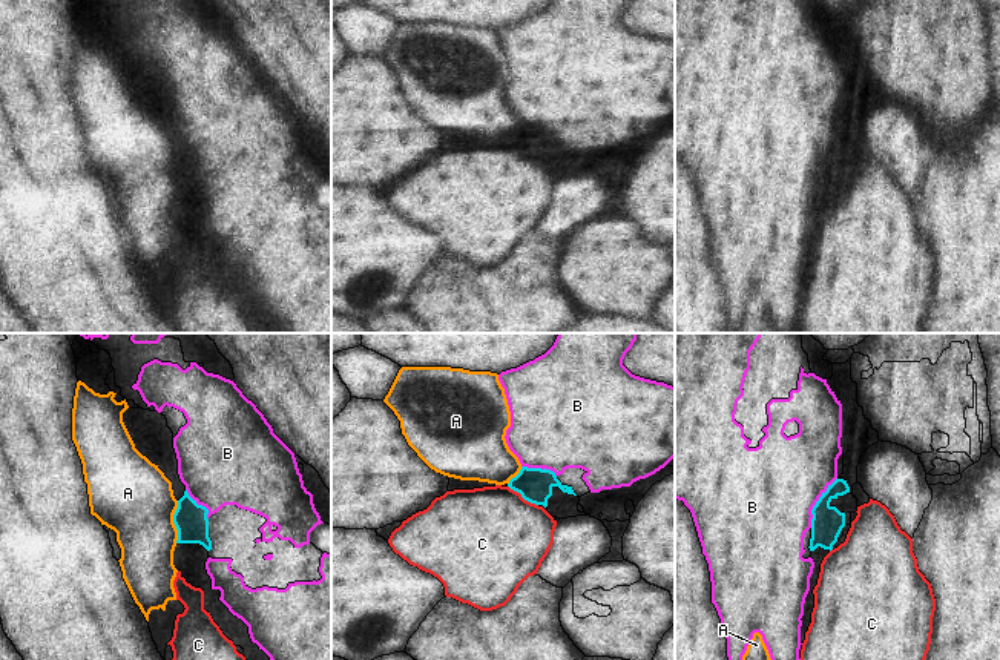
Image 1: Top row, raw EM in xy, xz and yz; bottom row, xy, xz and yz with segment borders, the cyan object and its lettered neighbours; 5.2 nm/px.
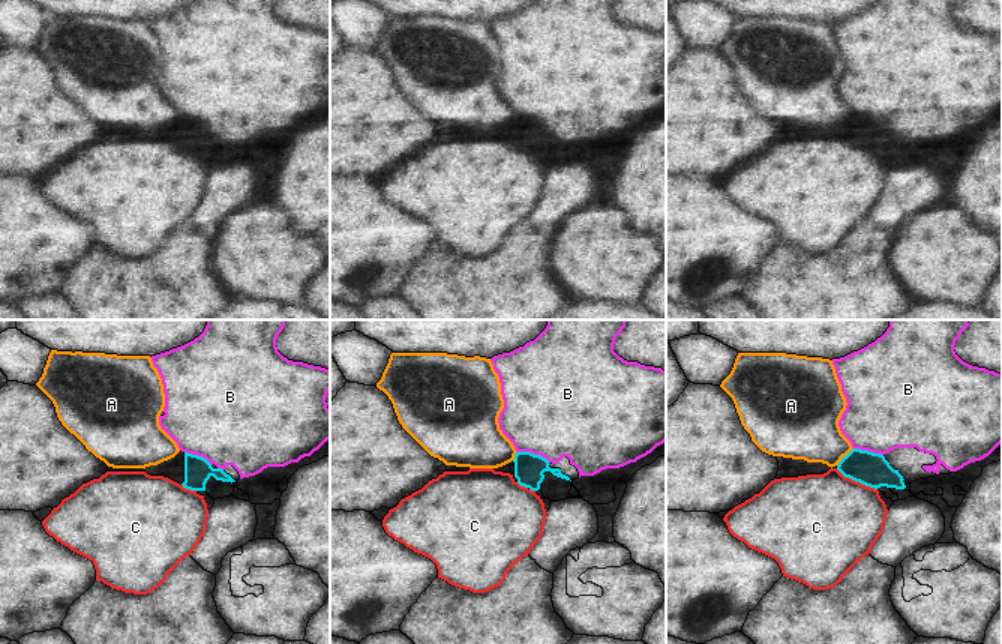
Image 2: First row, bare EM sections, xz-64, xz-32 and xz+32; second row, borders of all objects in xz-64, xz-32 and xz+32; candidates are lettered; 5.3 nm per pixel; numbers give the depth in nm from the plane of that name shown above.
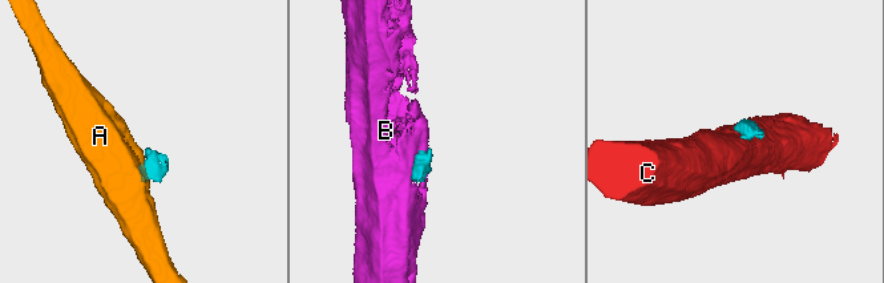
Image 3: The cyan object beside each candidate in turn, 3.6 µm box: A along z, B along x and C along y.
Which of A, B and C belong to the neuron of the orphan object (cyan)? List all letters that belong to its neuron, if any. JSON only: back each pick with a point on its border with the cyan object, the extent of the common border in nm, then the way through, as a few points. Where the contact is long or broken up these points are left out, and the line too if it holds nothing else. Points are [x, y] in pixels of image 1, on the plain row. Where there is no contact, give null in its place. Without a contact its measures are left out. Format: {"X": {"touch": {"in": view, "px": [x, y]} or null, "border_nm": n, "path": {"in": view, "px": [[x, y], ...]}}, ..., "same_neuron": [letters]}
{"B": {"touch": {"in": "yz", "px": [816, 158]}, "border_nm": 300, "path": {"in": "yz", "px": [[827, 178], [816, 168], [816, 158], [770, 146]]}}, "same_neuron": ["B"]}

